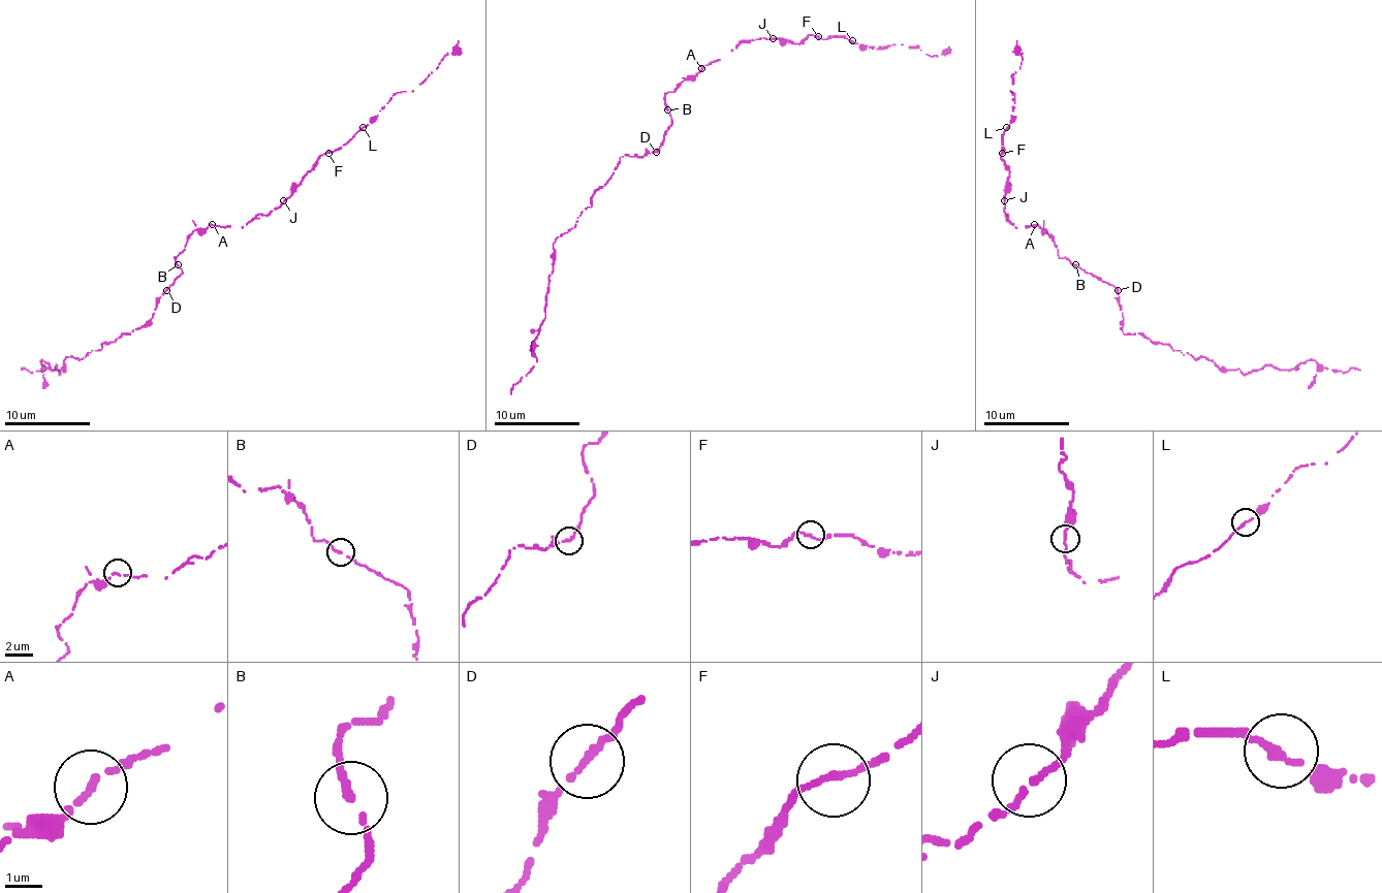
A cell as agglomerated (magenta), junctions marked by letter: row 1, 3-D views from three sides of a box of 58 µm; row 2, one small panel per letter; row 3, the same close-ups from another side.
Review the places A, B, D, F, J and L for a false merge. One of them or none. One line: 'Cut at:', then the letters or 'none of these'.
Cut at: none of these

